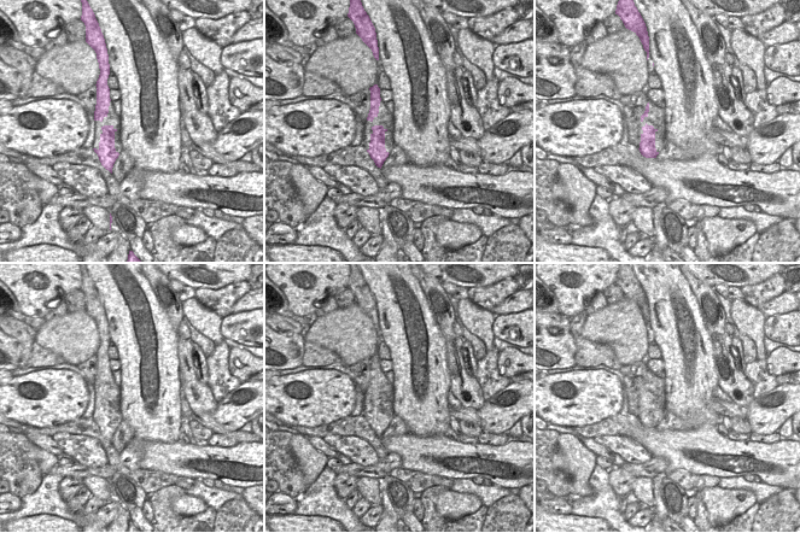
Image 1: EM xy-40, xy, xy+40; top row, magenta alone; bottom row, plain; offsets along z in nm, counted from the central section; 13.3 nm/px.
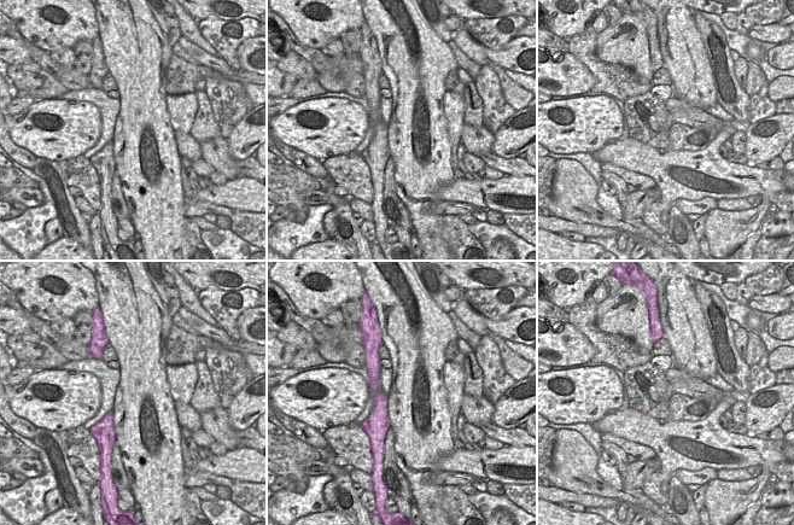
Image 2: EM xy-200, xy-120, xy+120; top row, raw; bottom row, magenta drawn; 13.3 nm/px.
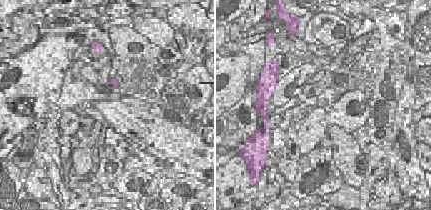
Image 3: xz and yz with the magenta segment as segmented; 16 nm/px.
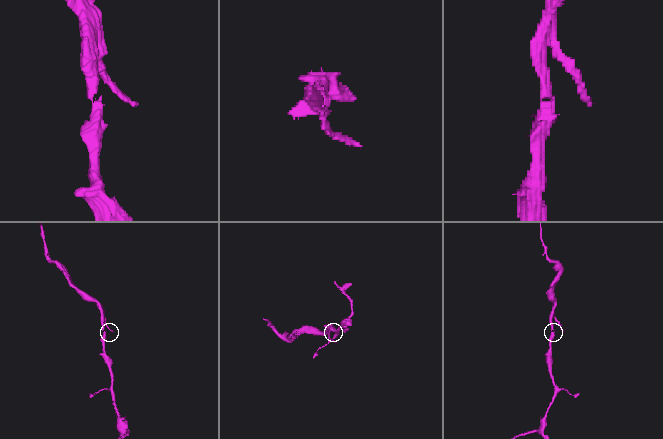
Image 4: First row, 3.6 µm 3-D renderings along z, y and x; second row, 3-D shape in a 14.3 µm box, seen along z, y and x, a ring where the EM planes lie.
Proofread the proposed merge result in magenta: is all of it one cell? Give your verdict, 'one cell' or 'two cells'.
one cell

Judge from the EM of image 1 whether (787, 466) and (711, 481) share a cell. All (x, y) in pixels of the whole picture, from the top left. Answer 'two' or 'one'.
two

